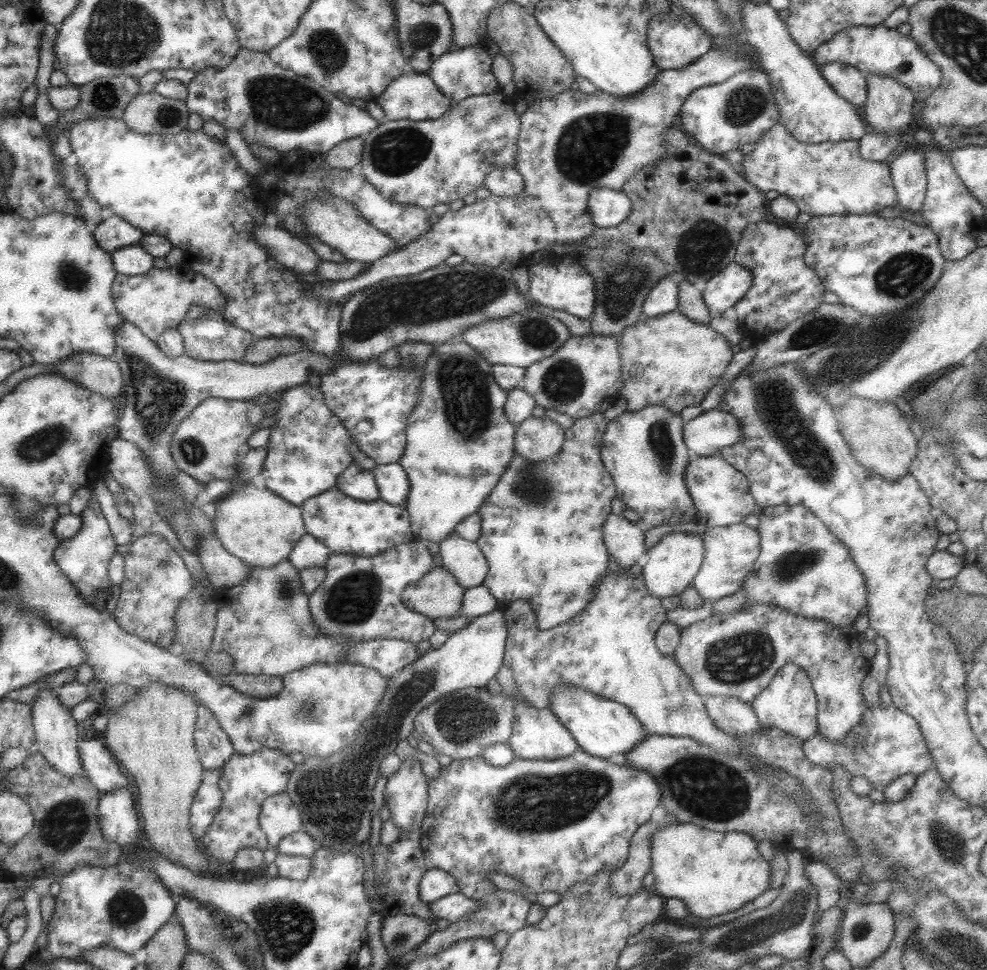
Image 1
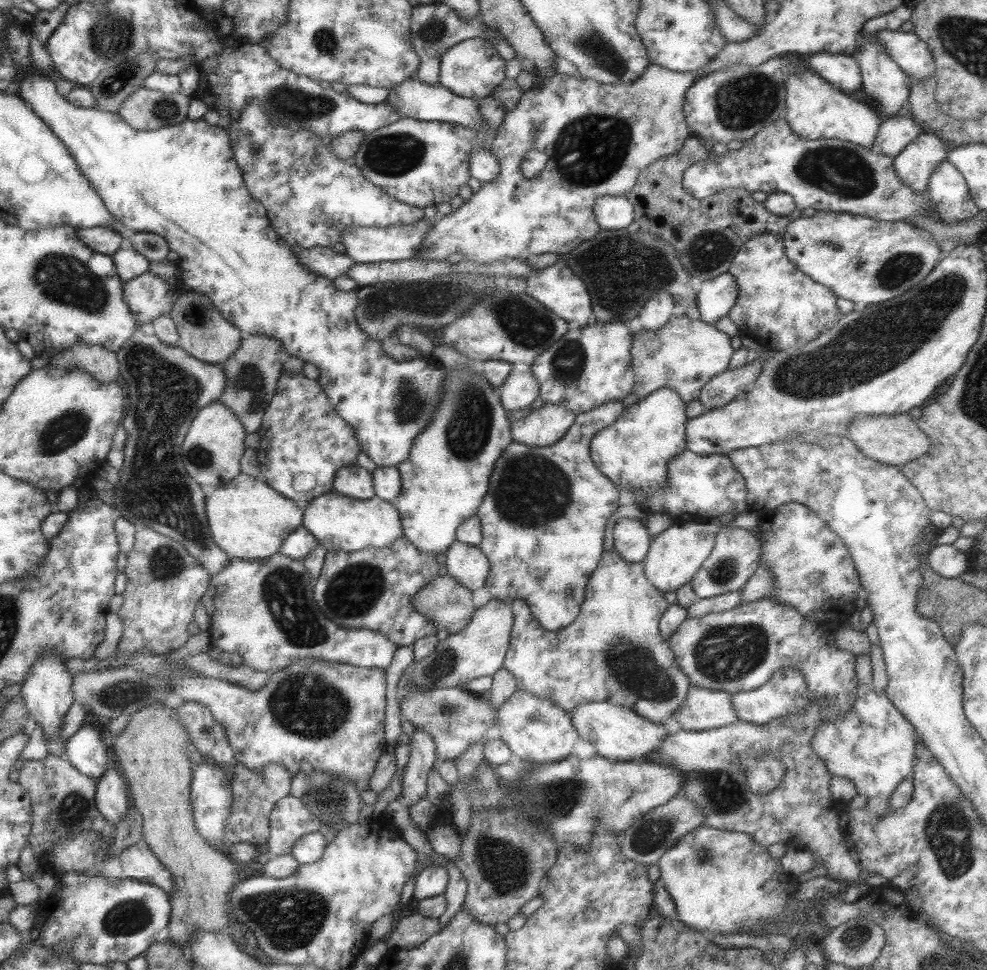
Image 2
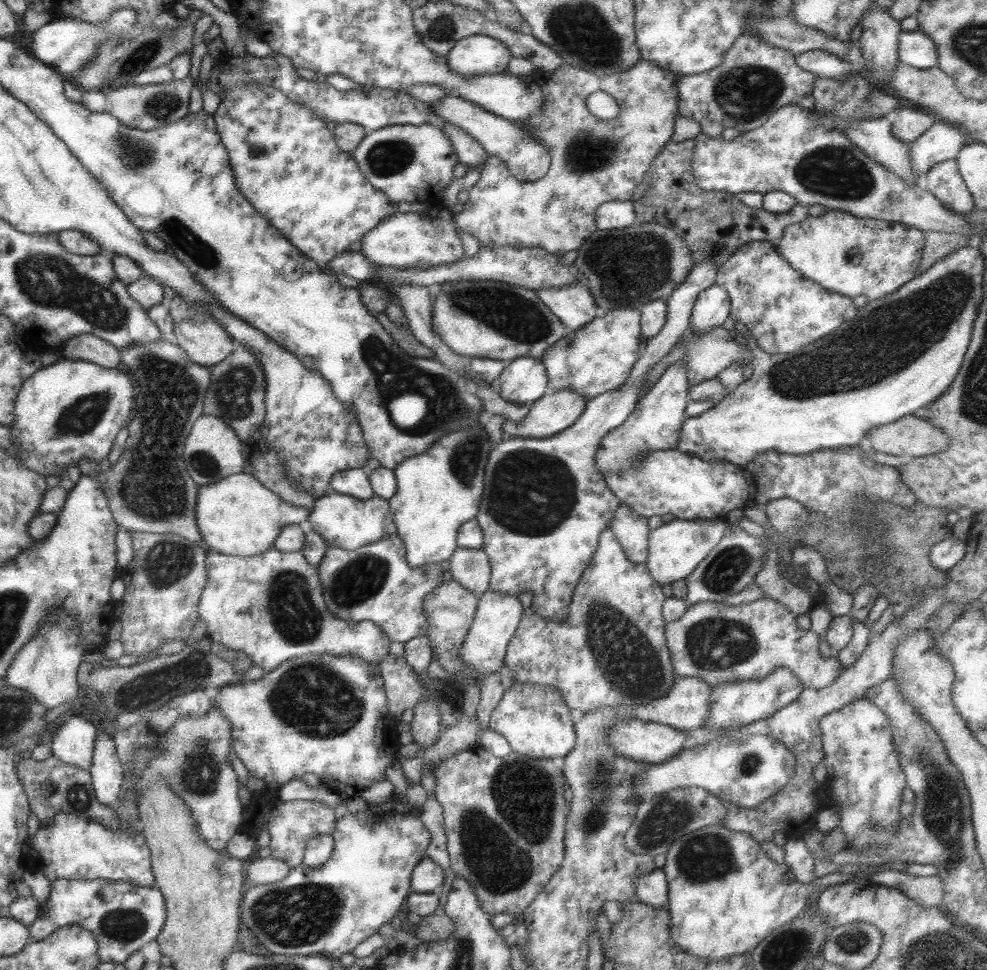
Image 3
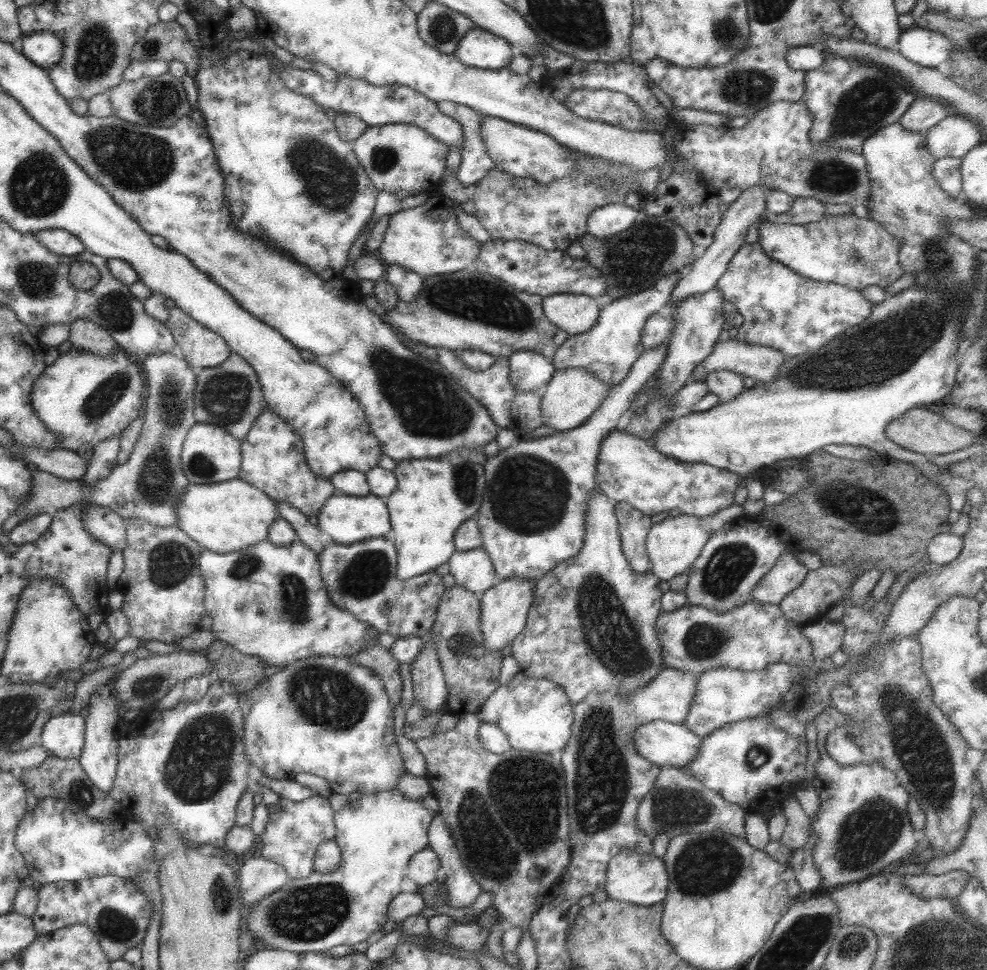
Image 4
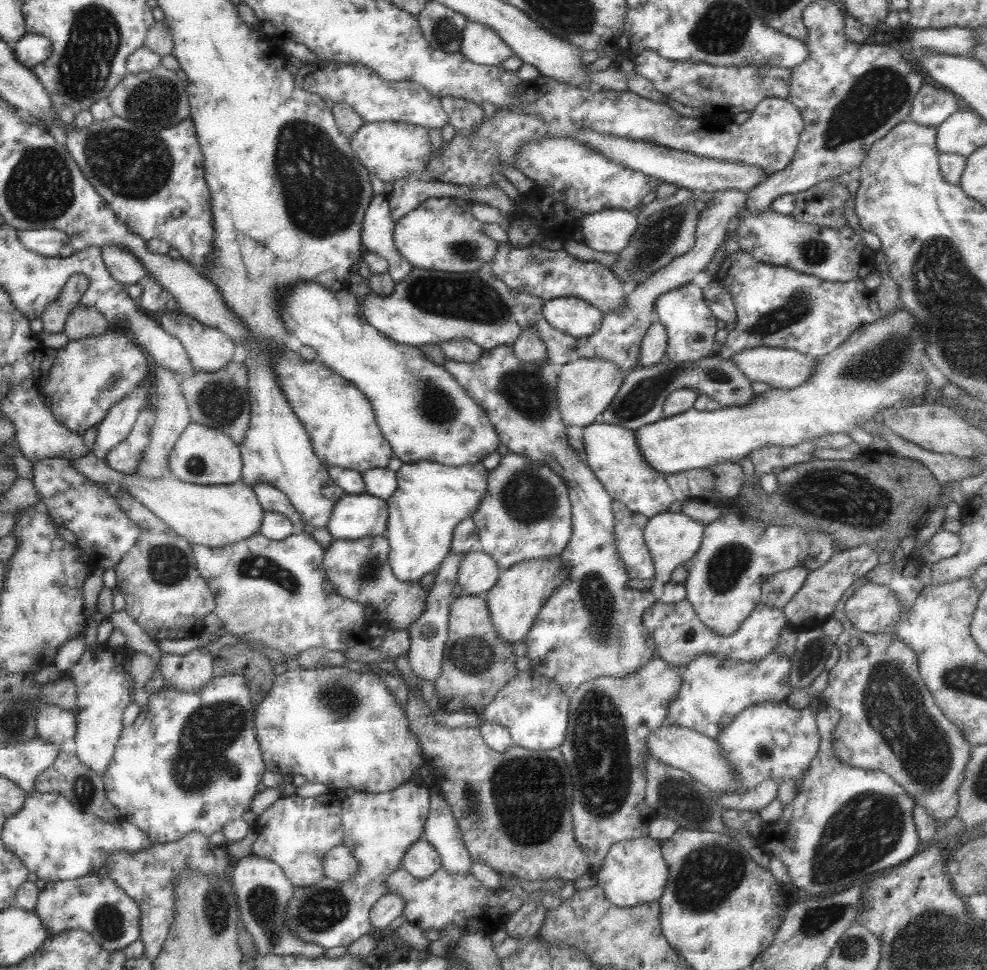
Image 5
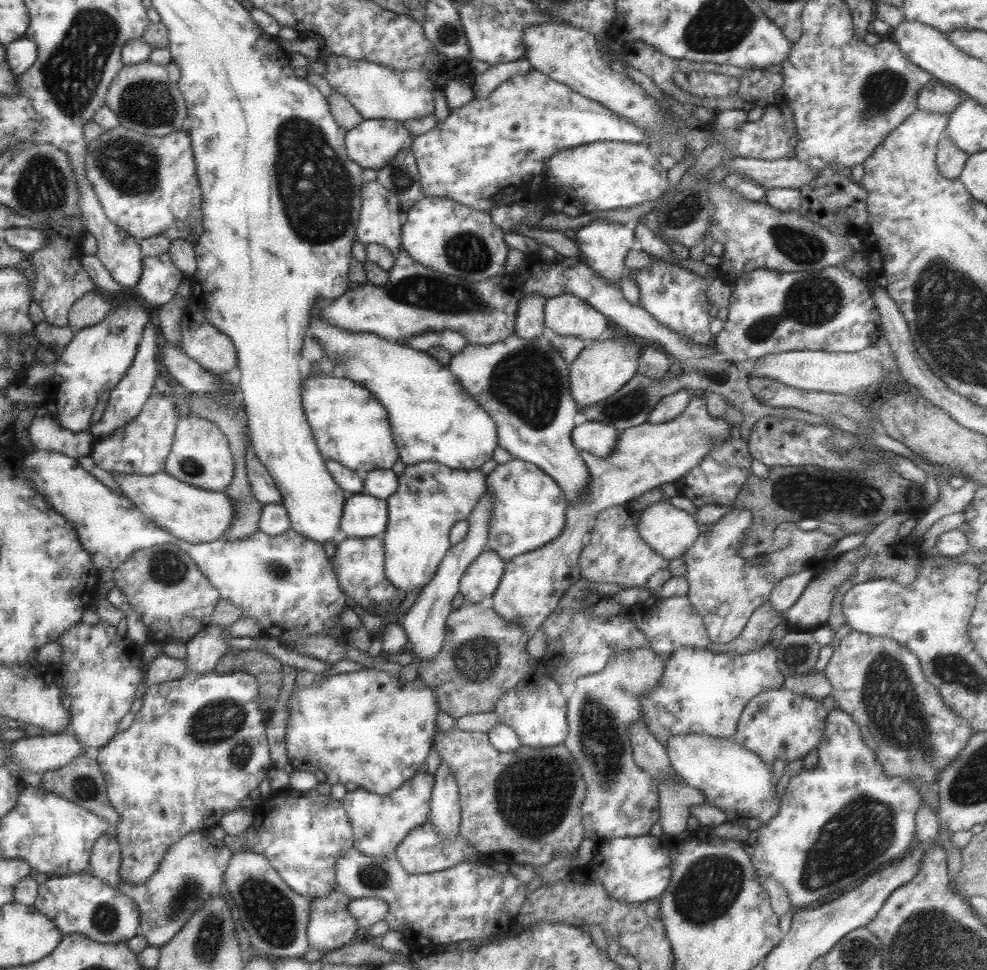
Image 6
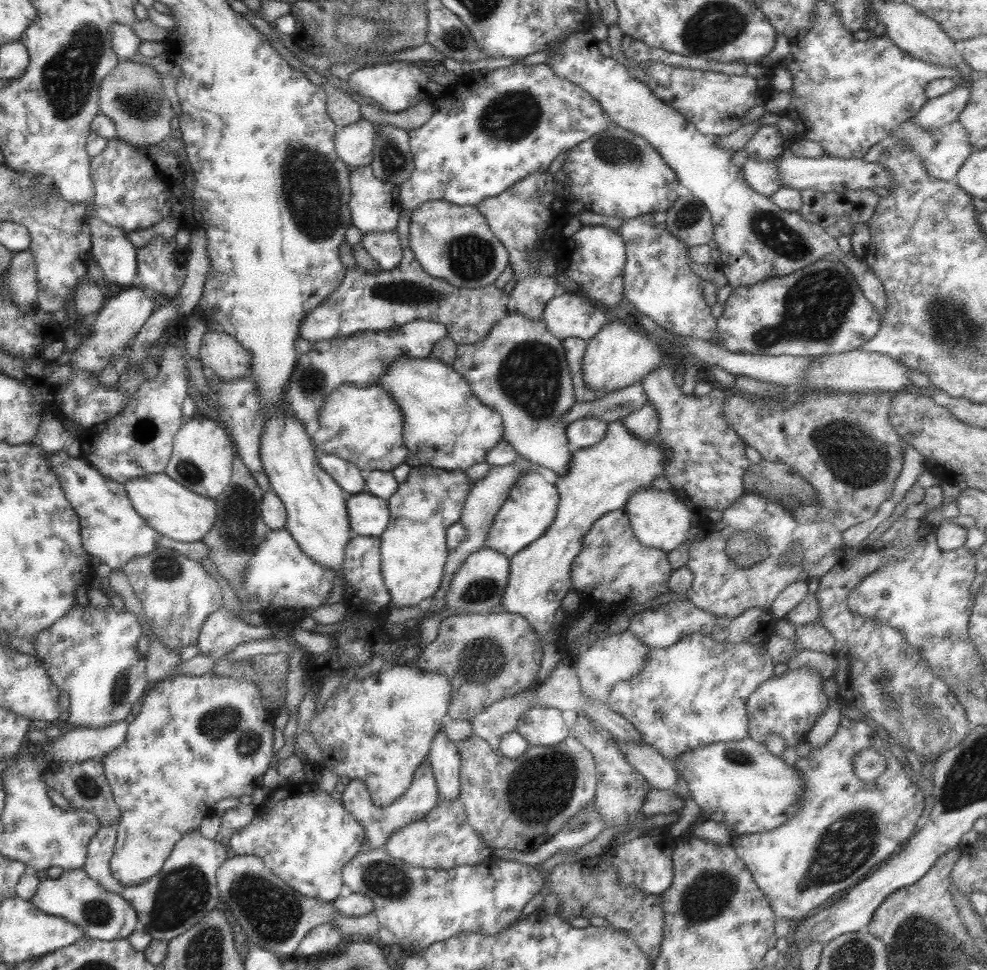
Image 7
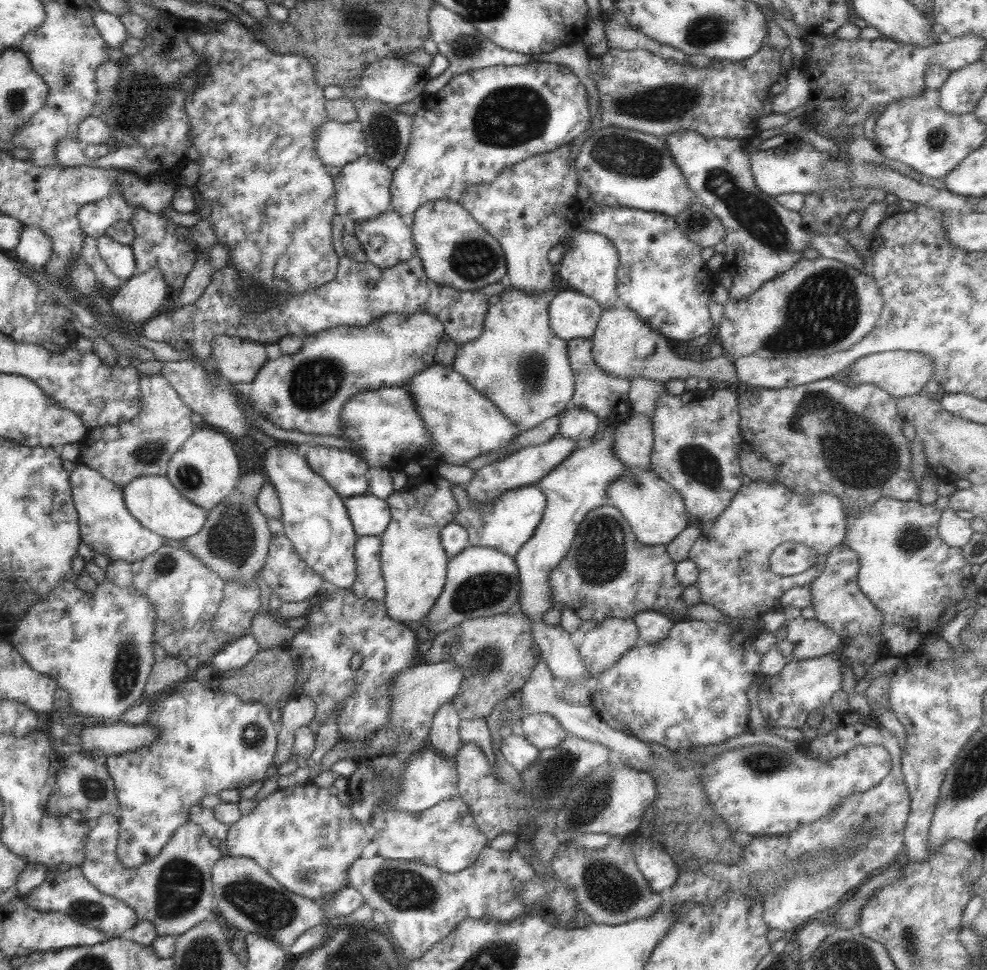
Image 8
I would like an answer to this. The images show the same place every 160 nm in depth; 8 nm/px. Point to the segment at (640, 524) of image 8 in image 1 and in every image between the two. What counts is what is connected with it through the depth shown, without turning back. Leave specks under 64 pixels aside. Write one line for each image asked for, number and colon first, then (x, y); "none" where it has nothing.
1: (671, 564)
2: (673, 556)
3: (674, 549)
4: (672, 544)
5: (671, 539)
6: (669, 531)
7: (658, 519)

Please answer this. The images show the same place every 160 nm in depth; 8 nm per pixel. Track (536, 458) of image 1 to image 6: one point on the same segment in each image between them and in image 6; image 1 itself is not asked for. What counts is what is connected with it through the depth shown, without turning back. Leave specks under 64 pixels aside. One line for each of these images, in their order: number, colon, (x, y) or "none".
2: (546, 423)
3: (551, 413)
4: (571, 395)
5: (584, 387)
6: (602, 366)

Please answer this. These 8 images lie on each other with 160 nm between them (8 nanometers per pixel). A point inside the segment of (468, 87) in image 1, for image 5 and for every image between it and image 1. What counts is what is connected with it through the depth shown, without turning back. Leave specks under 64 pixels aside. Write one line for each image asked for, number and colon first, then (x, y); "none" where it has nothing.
2: (471, 69)
3: (477, 55)
4: (484, 51)
5: (480, 45)

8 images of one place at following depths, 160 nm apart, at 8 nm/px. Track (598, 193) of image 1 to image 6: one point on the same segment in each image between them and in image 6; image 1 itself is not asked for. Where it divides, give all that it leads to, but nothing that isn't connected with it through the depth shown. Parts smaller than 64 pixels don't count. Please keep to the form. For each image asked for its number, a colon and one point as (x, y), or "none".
2: (610, 212)
3: (616, 213)
4: (612, 218)
5: (609, 231)
6: (603, 245)

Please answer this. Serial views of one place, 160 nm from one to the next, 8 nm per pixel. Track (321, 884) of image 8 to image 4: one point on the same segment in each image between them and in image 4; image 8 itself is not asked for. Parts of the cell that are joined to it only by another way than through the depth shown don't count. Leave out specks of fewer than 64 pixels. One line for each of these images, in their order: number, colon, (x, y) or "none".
4: (294, 830)
5: (294, 833)
6: (303, 834)
7: (304, 839)

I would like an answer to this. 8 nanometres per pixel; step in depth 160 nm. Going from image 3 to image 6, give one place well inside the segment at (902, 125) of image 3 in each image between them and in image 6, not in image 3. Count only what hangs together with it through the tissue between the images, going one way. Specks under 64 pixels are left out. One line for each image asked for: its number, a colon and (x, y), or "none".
4: (923, 113)
5: (930, 106)
6: (934, 96)

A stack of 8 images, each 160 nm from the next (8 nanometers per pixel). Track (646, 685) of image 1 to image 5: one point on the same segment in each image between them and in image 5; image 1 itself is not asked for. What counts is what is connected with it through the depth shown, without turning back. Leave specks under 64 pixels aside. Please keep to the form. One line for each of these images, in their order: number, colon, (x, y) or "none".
2: (612, 652)
3: (610, 651)
4: (590, 628)
5: (590, 626)

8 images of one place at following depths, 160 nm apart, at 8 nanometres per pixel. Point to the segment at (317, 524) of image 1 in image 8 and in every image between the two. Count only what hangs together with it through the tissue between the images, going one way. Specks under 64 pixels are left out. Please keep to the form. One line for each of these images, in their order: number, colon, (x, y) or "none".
2: (338, 523)
3: (342, 521)
4: (346, 520)
5: (353, 516)
6: (362, 516)
7: (367, 515)
8: (369, 516)

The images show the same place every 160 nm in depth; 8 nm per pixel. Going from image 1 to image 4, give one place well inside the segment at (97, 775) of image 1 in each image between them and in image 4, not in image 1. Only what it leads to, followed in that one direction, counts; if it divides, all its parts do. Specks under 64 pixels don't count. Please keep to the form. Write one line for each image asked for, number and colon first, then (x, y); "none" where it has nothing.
2: (87, 751)
3: (72, 743)
4: (62, 735)

